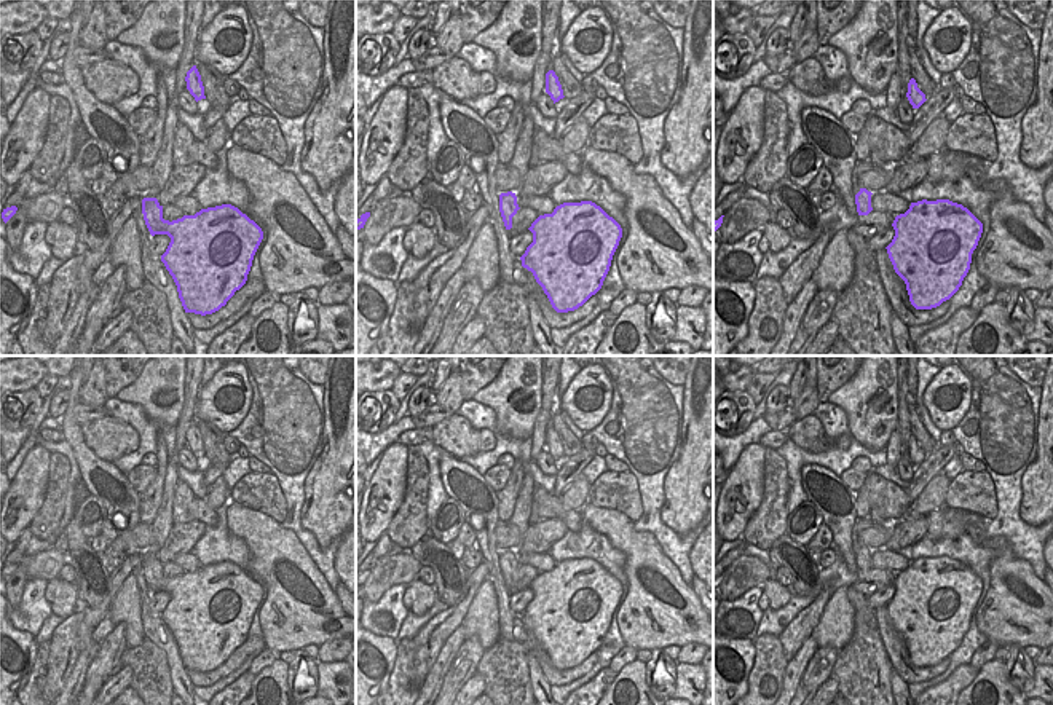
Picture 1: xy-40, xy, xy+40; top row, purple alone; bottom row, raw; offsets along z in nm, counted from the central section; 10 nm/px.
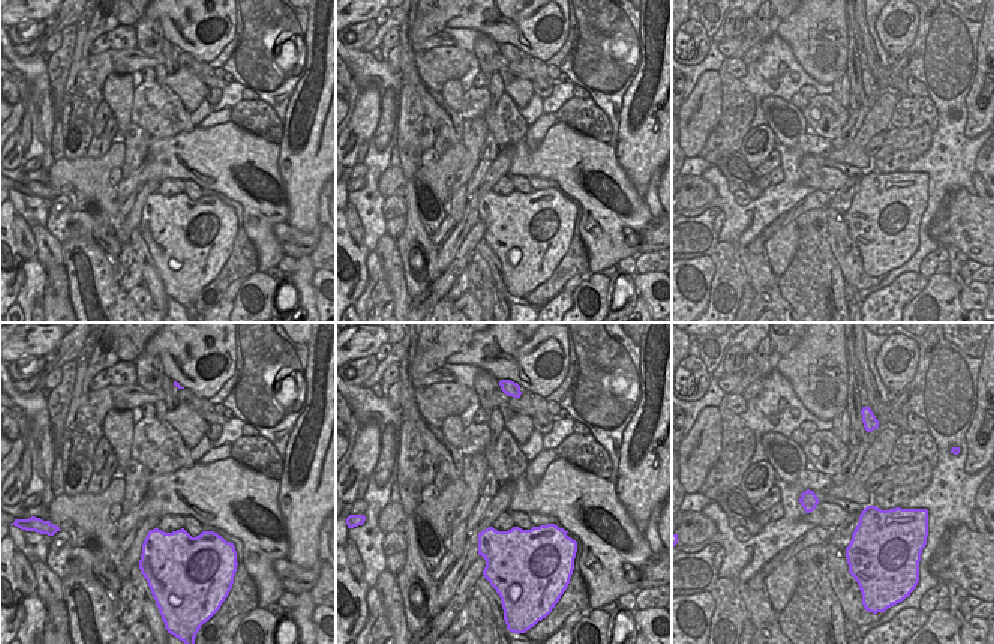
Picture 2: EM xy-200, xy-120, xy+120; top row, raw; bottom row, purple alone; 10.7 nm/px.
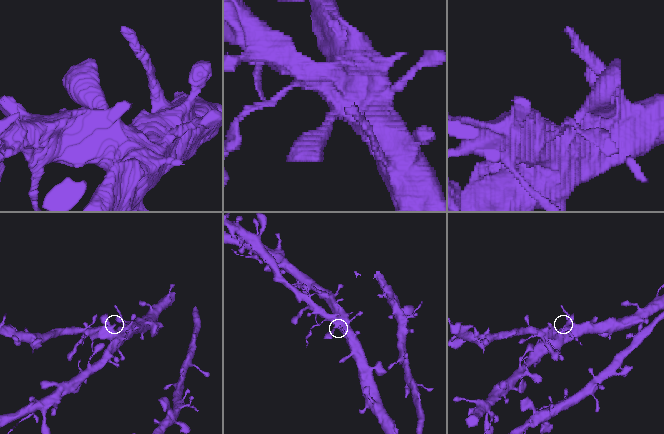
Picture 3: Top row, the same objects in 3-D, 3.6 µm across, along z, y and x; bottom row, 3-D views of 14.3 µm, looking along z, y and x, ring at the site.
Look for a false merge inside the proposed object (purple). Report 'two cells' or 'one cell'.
one cell

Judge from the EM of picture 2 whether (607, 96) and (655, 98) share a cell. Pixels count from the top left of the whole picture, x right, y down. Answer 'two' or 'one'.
two

